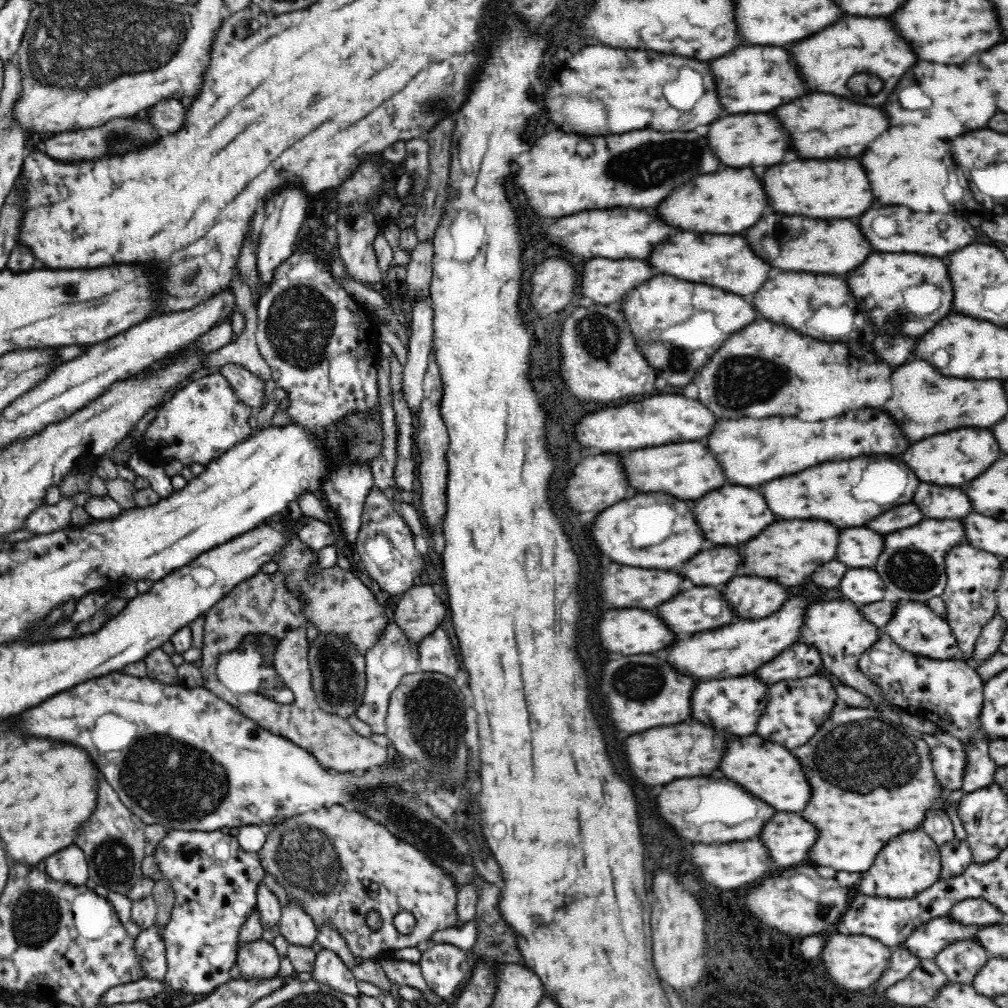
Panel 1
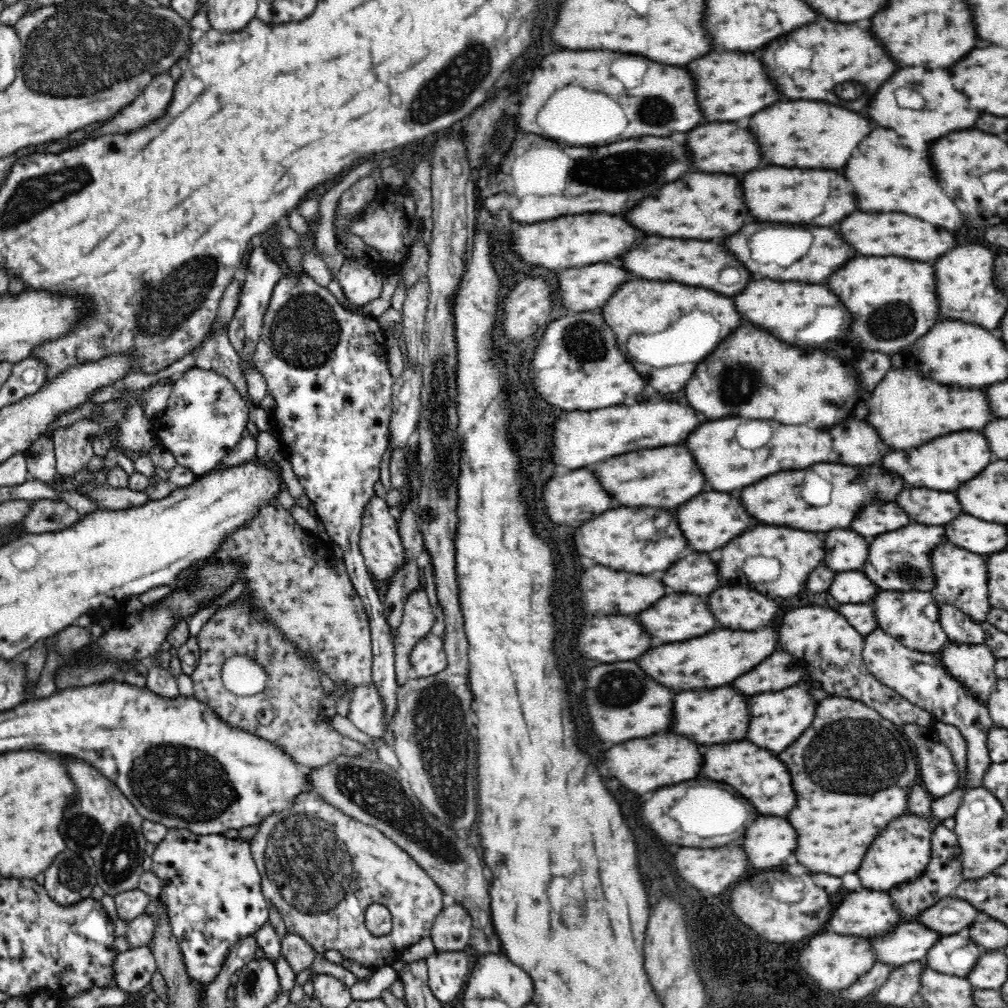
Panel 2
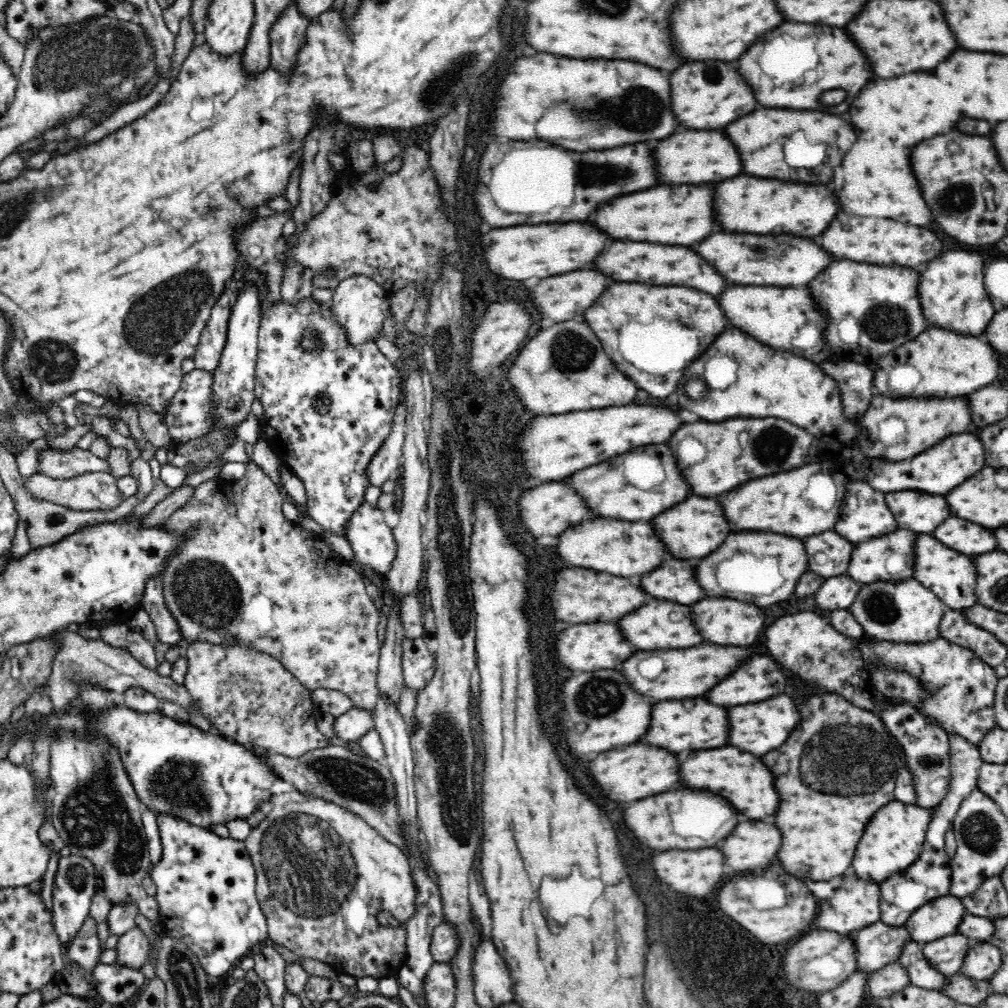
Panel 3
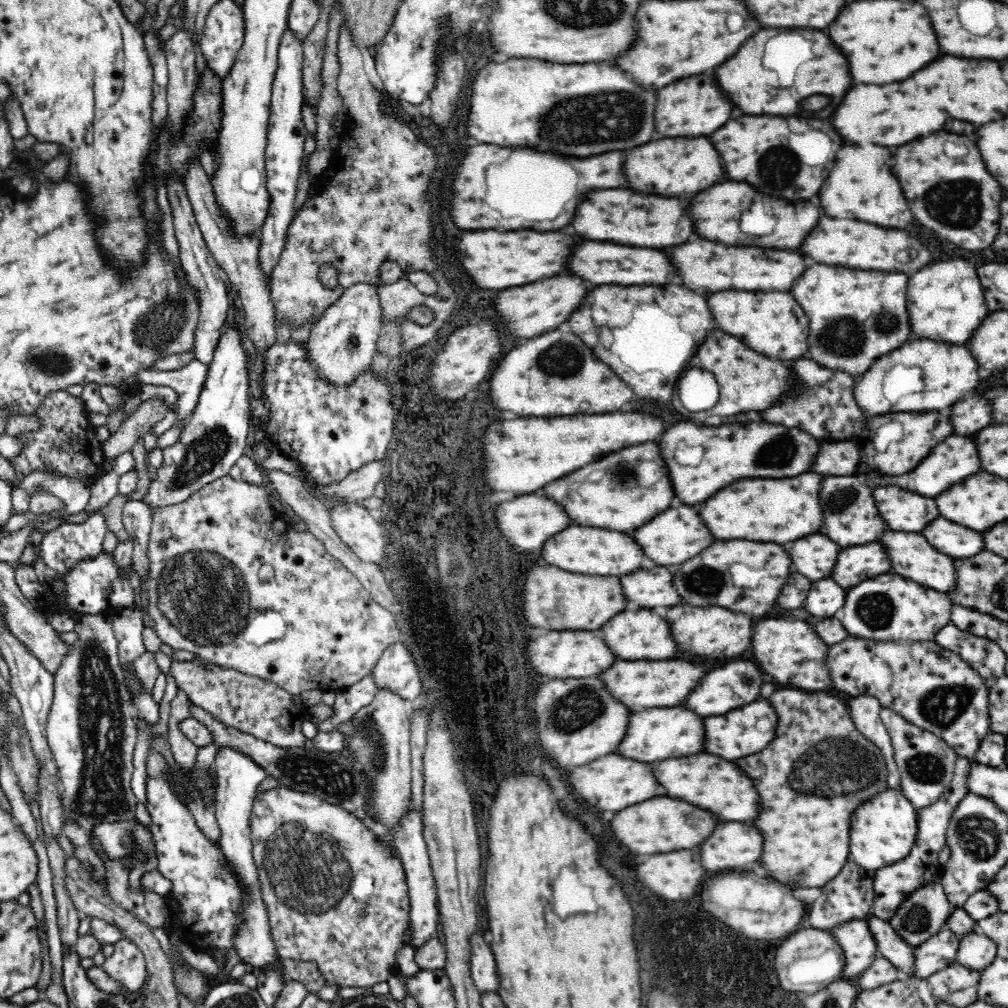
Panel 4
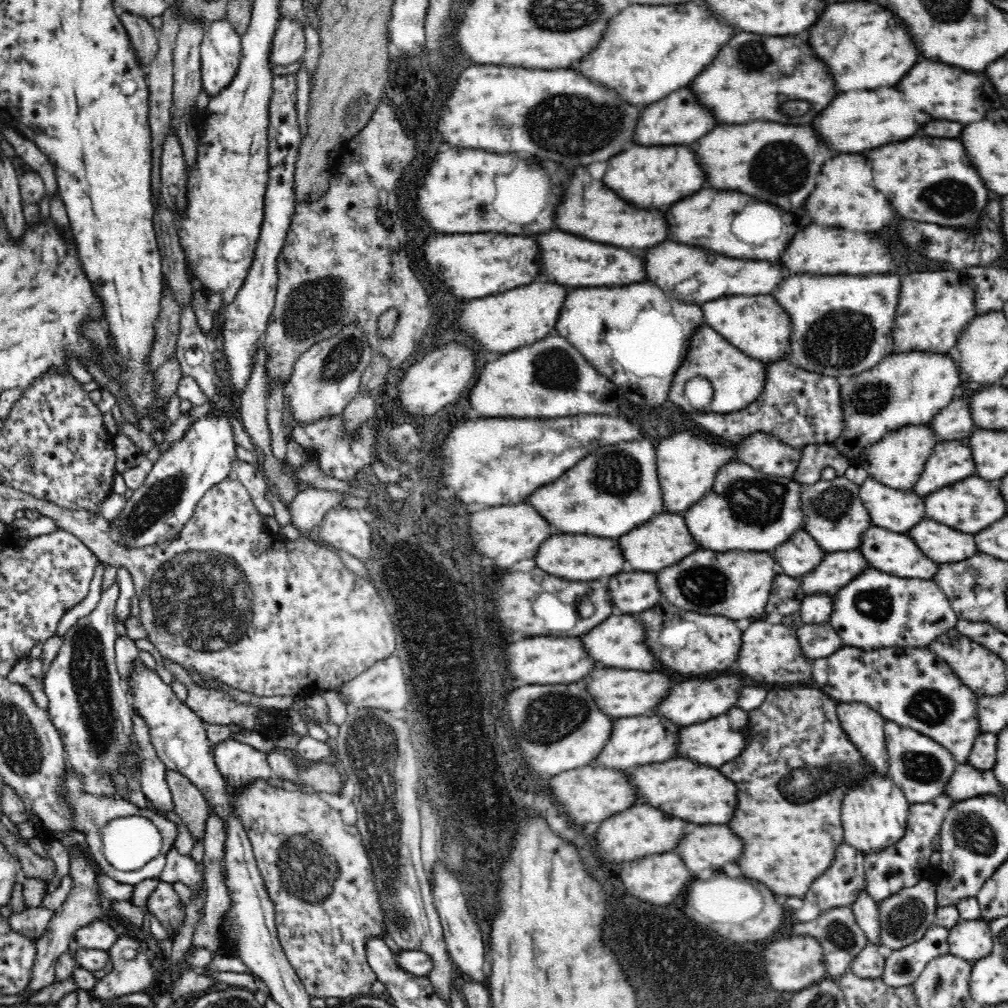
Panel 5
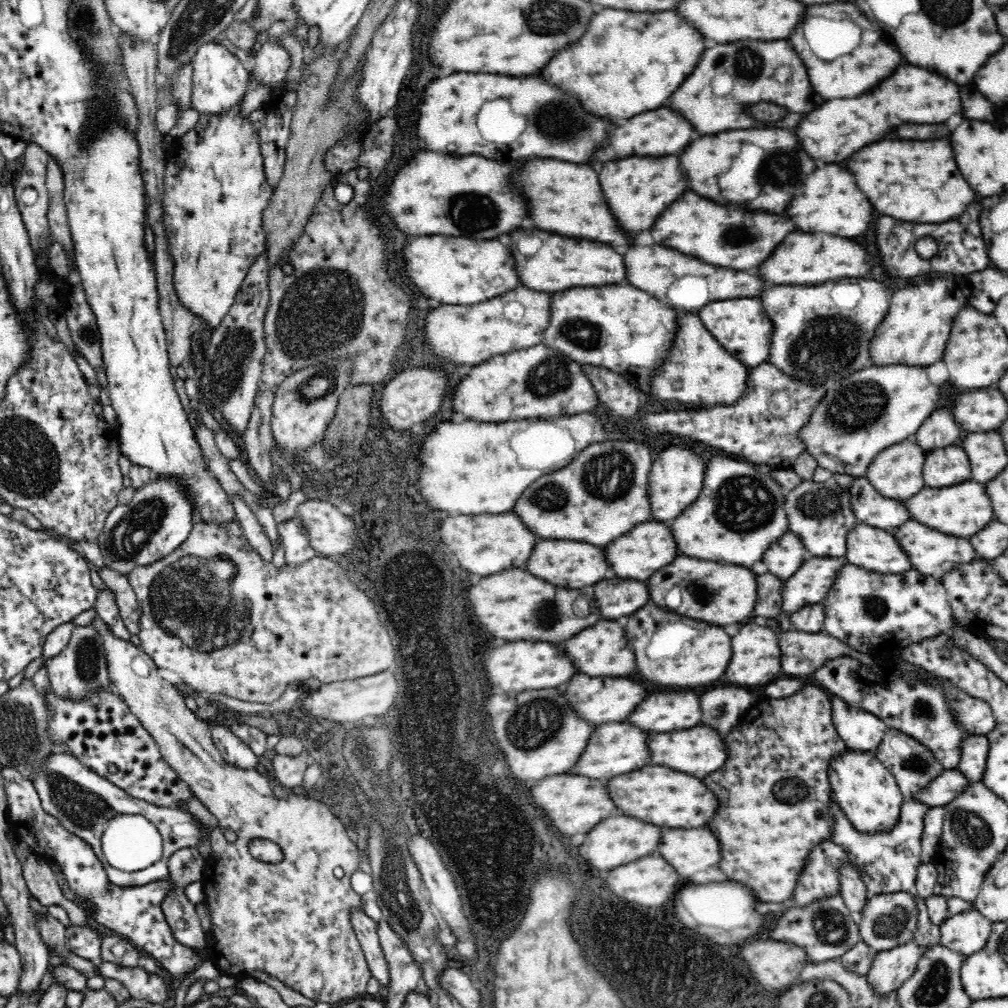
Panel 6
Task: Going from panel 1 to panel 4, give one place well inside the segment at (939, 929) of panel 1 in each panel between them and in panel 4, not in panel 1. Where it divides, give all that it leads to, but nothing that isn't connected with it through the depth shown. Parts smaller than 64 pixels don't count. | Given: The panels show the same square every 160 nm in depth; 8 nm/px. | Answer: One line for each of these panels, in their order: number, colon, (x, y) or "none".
2: (907, 942)
3: (878, 944)
4: (857, 942)

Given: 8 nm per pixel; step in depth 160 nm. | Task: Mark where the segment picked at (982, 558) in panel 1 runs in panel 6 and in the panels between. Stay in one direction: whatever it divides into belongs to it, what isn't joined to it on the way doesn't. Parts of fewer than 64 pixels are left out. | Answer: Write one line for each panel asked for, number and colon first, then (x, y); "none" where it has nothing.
2: (961, 577)
3: (950, 576)
4: (911, 557)
5: (896, 554)
6: (867, 547)

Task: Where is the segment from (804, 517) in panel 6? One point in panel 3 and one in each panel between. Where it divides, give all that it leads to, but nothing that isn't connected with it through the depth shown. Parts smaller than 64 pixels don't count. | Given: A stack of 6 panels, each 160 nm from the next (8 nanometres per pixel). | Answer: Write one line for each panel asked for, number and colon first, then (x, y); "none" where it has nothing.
3: (870, 516)
4: (850, 516)
5: (834, 516)

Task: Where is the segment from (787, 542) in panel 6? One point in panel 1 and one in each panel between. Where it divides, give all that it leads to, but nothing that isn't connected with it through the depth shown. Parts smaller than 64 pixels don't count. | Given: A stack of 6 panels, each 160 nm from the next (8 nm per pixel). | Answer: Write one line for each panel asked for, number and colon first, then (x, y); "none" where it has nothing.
1: (858, 547)
2: (845, 551)
3: (829, 554)
4: (814, 555)
5: (800, 553)

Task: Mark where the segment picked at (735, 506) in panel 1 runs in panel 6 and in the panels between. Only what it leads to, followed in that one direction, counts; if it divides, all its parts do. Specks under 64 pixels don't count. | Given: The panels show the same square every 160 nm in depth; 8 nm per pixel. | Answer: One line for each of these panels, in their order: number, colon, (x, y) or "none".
2: (709, 521)
3: (694, 528)
4: (677, 535)
5: (664, 540)
6: (649, 546)

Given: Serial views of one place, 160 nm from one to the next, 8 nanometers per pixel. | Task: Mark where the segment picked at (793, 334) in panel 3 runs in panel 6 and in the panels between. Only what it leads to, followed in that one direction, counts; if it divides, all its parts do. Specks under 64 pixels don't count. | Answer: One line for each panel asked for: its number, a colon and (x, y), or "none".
4: (770, 323)
5: (756, 325)
6: (741, 326)

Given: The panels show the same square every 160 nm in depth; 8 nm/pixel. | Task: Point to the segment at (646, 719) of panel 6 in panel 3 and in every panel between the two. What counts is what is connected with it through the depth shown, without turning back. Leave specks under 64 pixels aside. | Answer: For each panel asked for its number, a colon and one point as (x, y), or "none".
3: (760, 678)
4: (738, 683)
5: (690, 702)

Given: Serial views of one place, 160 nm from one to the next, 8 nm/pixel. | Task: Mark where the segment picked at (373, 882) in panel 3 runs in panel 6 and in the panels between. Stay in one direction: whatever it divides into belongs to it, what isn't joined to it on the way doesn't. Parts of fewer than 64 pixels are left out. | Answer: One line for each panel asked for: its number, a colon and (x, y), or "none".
4: (335, 896)
5: (315, 869)
6: (294, 924)

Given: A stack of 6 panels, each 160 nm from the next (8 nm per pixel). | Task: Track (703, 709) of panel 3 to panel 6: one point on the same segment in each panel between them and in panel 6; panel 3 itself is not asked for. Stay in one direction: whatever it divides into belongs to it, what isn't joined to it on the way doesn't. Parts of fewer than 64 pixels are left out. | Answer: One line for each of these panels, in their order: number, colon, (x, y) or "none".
4: (659, 733)
5: (637, 740)
6: (617, 748)

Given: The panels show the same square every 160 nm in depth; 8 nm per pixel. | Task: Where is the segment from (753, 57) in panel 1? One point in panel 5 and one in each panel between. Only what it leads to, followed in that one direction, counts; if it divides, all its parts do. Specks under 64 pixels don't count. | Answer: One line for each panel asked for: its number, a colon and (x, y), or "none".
2: (729, 86)
3: (706, 95)
4: (695, 106)
5: (678, 119)

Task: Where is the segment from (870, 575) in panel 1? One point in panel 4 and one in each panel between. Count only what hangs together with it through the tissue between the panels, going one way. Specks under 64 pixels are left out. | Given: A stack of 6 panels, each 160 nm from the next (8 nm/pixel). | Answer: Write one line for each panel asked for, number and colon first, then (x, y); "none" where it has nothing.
2: (853, 587)
3: (838, 592)
4: (825, 598)

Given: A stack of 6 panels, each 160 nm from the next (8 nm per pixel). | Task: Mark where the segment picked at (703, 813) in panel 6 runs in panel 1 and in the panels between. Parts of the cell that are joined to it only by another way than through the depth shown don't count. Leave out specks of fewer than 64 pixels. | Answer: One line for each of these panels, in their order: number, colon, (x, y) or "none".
1: (768, 770)
2: (756, 773)
3: (743, 780)
4: (711, 782)
5: (683, 788)

